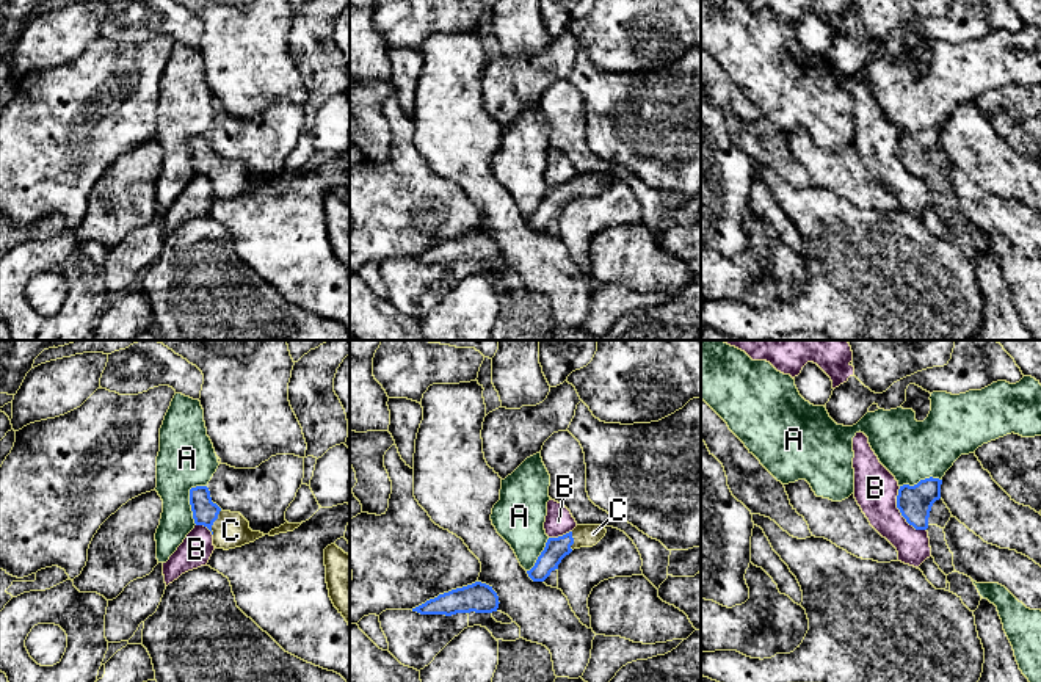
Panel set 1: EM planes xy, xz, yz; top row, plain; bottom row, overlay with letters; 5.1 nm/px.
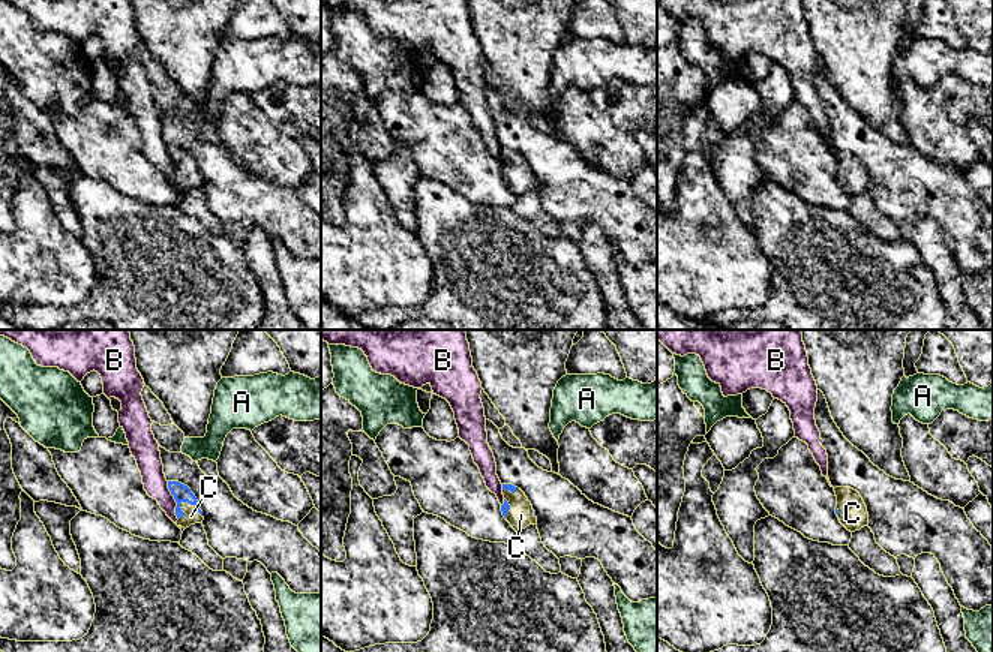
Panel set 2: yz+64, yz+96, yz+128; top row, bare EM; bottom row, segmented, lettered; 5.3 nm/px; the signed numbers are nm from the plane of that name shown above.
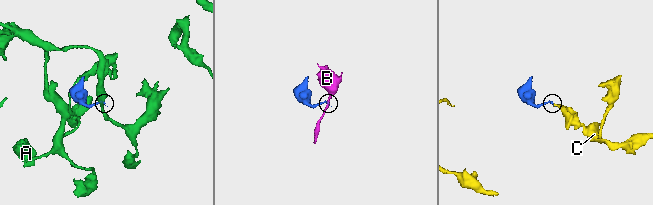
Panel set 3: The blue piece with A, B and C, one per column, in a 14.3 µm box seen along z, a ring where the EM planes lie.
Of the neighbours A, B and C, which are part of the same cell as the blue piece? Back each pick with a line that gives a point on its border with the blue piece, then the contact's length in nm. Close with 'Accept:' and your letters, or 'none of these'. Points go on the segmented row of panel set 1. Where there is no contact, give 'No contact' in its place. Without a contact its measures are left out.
C: Touches blue at xy (214, 521). Shared border 140 nm
Accept: C

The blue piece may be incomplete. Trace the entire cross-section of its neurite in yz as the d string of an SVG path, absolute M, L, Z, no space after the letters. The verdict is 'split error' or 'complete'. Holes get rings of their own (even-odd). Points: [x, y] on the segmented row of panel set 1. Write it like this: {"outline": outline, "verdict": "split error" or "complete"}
{"outline": "M930 477L920 480L914 486L900 486L897 495L897 508L906 522L916 530L928 528L931 506L936 500L941 499L941 484L942 480Z", "verdict": "complete"}

